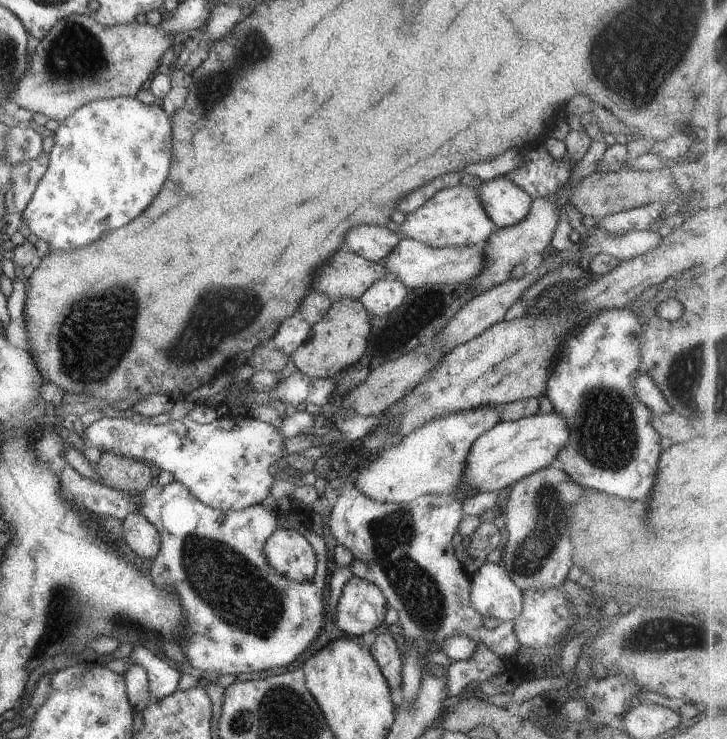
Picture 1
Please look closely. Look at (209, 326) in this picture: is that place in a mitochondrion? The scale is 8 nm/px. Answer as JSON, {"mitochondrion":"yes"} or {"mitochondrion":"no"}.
{"mitochondrion":"yes"}

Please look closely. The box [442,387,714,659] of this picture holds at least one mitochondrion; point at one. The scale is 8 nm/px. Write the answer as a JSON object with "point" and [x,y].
{"point":[549,500]}

